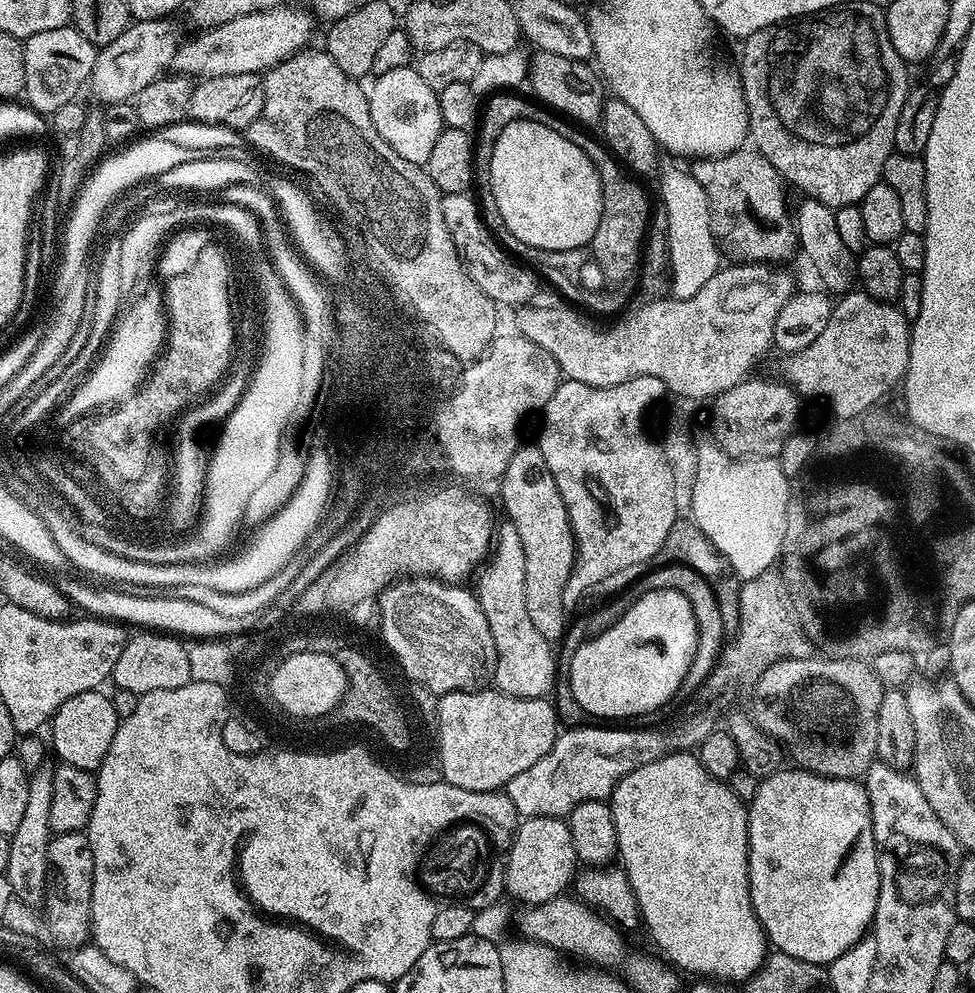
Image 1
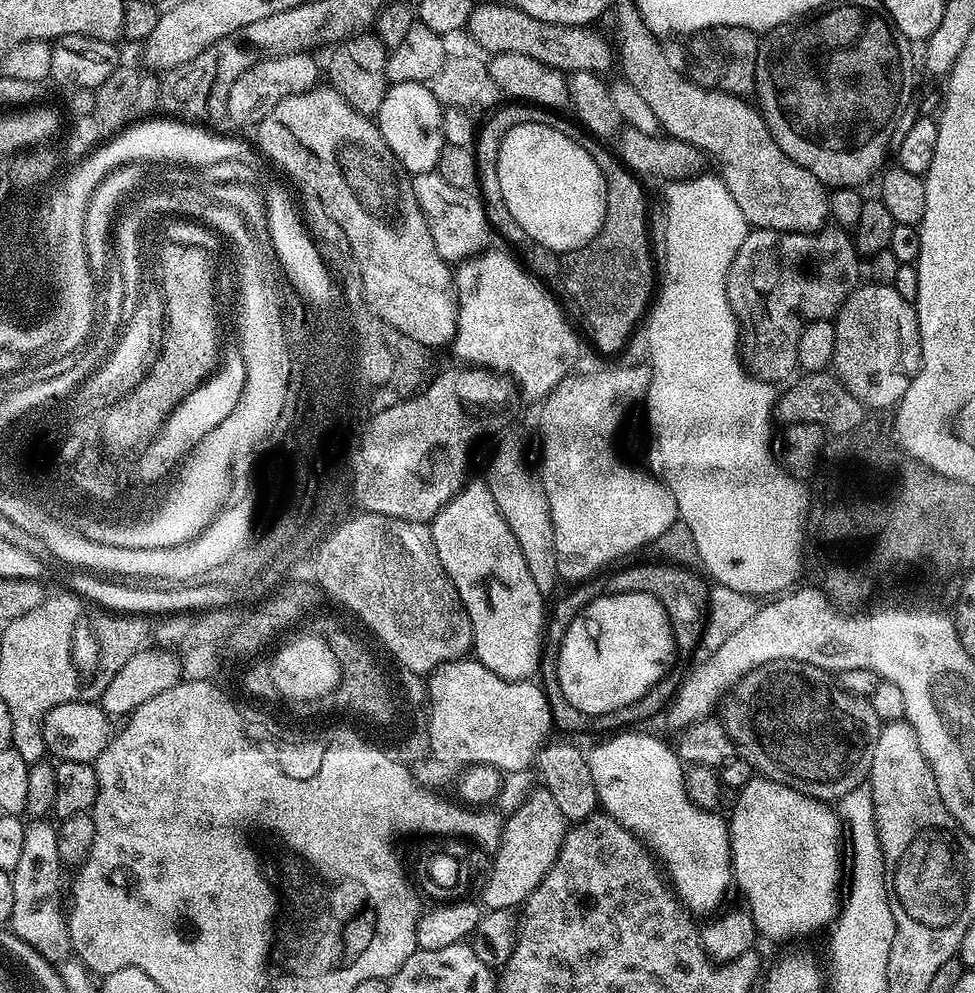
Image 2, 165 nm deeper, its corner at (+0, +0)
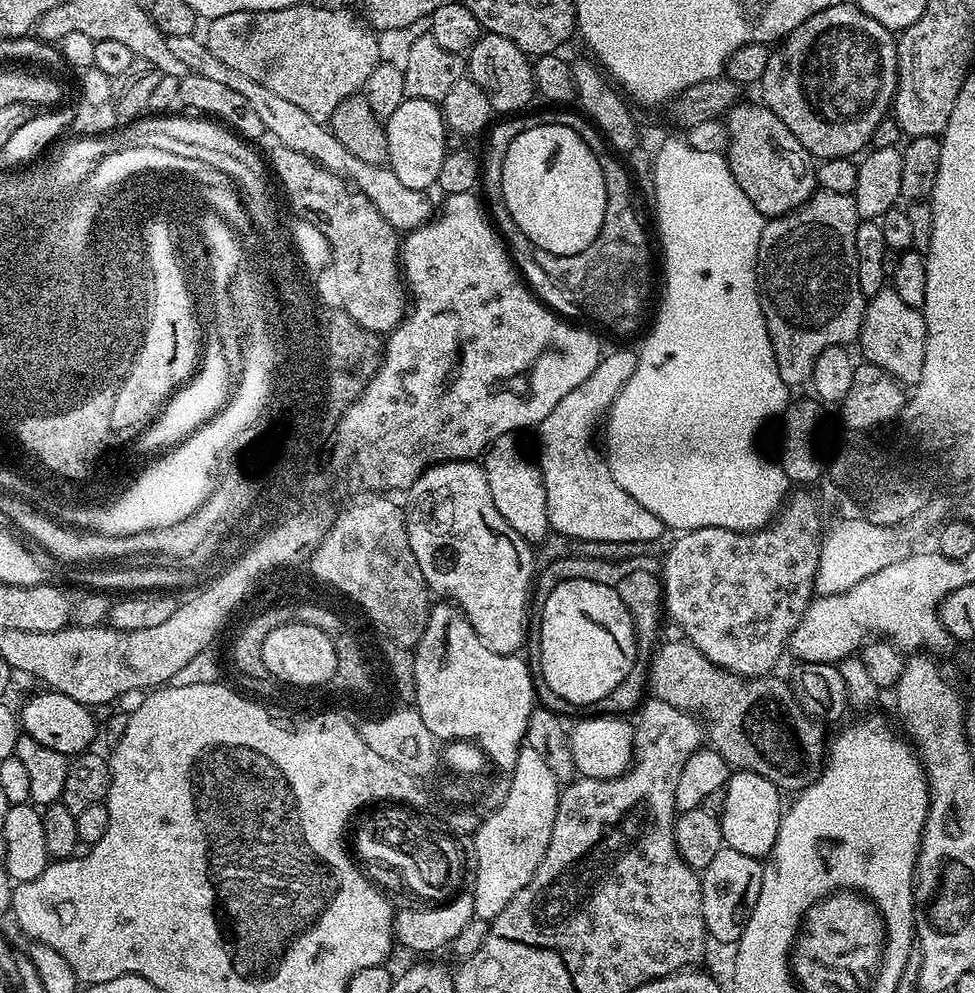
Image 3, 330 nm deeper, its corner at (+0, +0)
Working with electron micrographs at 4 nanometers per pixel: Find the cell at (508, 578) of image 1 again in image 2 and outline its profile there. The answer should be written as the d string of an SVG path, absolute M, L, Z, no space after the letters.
M469 479L464 488L430 521L432 545L438 554L438 562L444 567L444 573L450 578L458 598L464 604L468 621L472 627L472 652L475 659L494 670L498 678L507 680L532 680L540 671L540 657L544 649L546 612L544 616L545 593L534 586L530 570L526 567L526 558L514 542L514 534L502 518L490 494L487 479Z

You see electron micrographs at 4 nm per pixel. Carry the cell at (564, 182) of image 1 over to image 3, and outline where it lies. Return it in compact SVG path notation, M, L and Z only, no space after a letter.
M534 126L522 130L522 134L510 142L510 150L506 150L506 158L502 162L502 194L518 230L530 238L532 247L540 248L551 256L573 256L586 250L604 224L606 185L598 158L568 126Z

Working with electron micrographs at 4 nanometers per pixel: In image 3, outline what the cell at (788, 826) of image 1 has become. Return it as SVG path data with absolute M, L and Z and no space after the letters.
M739 770L729 775L728 783L723 788L726 794L725 810L719 818L723 843L739 850L741 854L750 854L757 858L767 857L780 829L781 789L775 788L770 781L758 774Z

